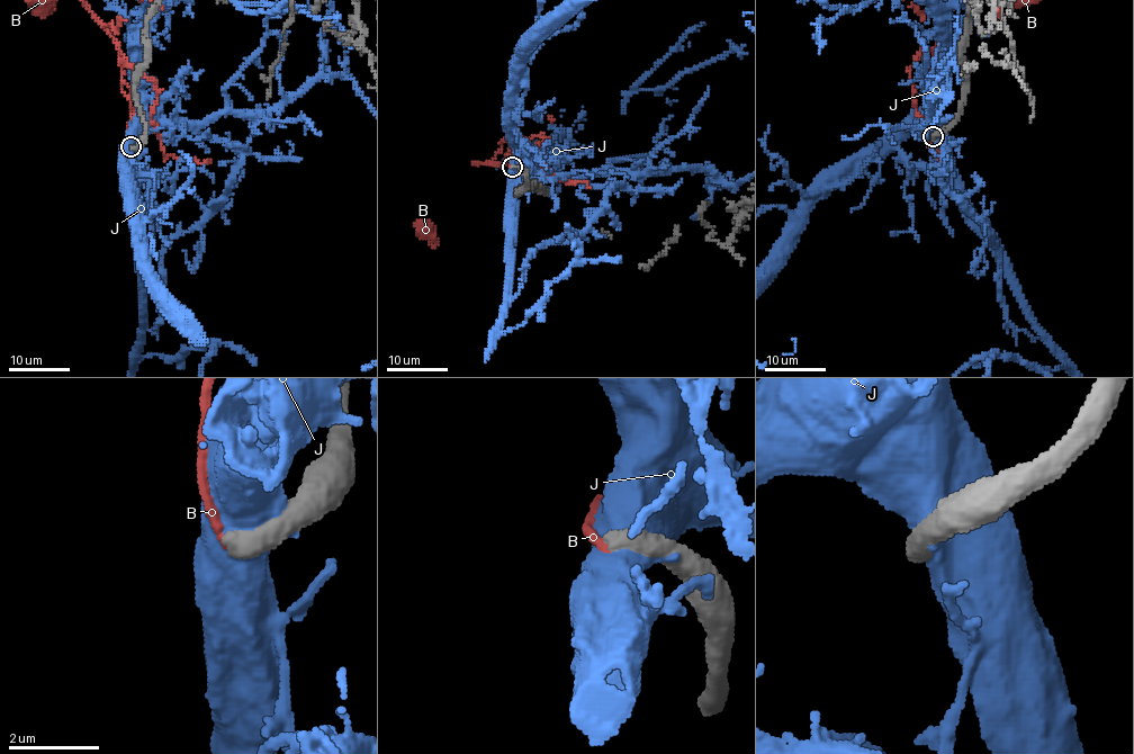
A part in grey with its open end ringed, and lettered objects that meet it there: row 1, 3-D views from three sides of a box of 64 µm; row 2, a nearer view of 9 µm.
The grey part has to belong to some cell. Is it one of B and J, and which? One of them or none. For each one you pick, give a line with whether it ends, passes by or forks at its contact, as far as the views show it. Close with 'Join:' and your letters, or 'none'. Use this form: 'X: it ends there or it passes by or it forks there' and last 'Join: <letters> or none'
Join: none

